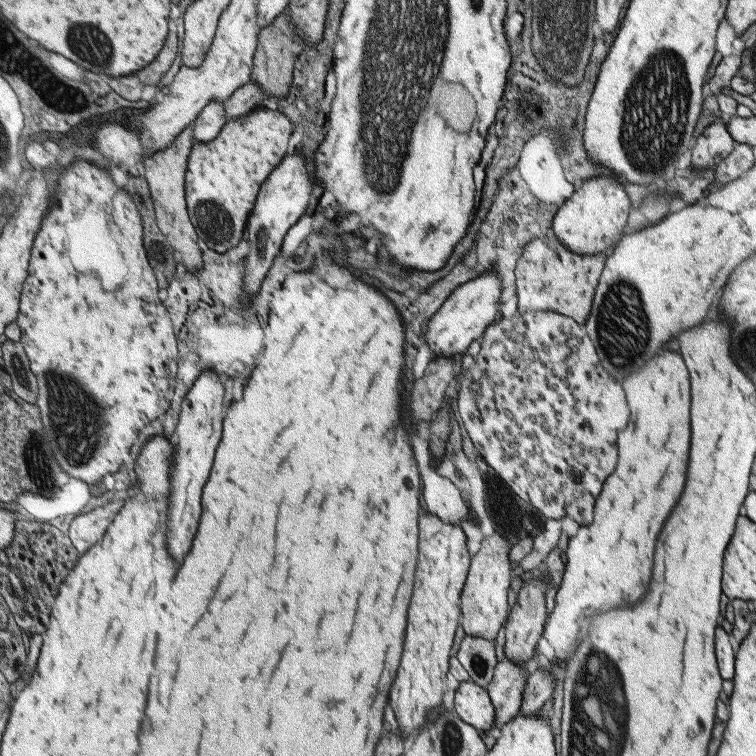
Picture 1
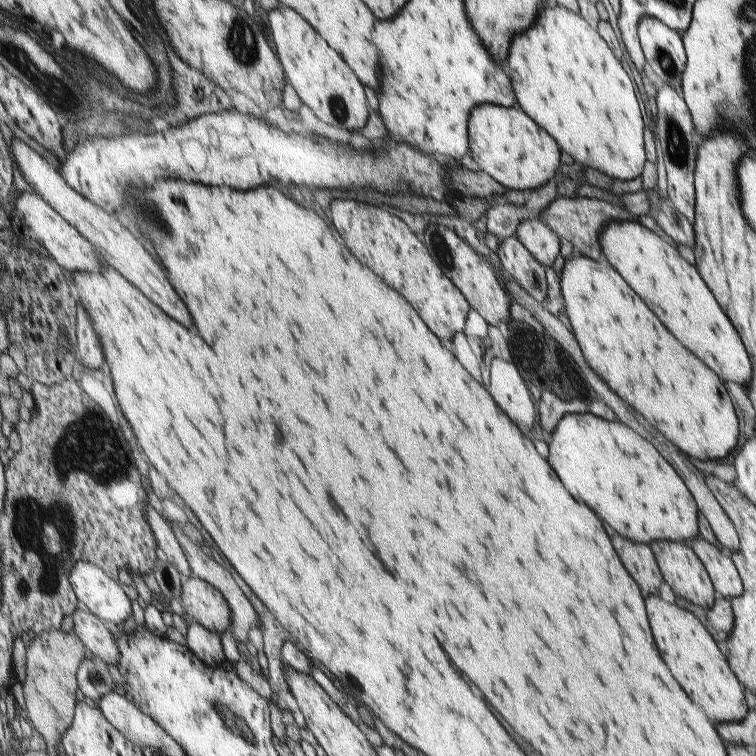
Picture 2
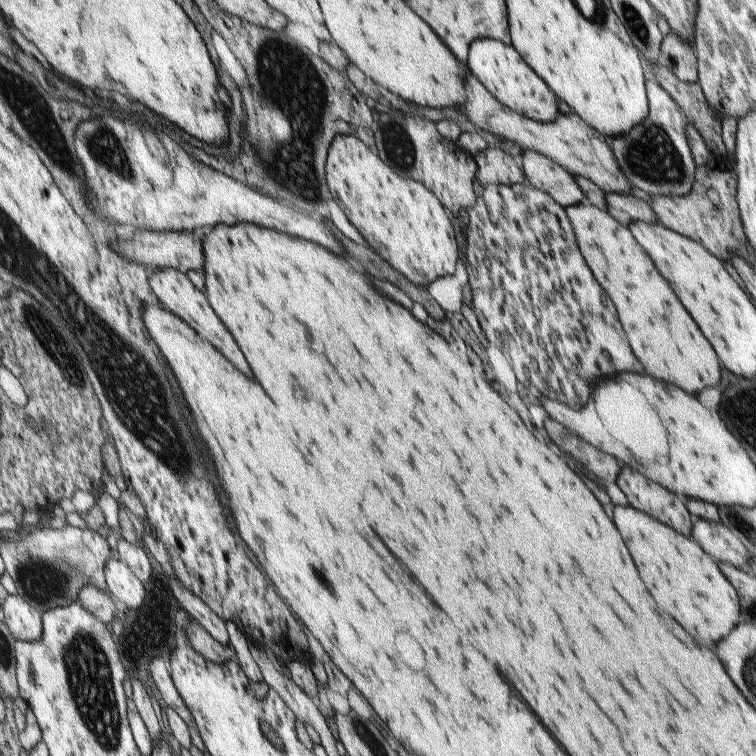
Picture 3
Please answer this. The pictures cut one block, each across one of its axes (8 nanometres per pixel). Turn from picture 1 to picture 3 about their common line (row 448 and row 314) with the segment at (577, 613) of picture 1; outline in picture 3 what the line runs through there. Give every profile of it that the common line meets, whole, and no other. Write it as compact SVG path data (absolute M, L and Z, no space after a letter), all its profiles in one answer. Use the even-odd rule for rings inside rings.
M590 202L577 204L576 207L566 207L565 211L583 259L598 284L604 292L609 293L610 300L613 300L620 322L626 324L626 332L630 332L630 340L634 340L634 352L638 352L638 360L642 360L642 366L646 368L646 372L658 380L664 380L682 388L688 394L698 394L704 388L718 386L722 378L720 374L722 368L720 368L714 347L702 334L700 327L674 294L666 279L658 272L644 248L630 234L631 230L614 220L607 210L599 209Z

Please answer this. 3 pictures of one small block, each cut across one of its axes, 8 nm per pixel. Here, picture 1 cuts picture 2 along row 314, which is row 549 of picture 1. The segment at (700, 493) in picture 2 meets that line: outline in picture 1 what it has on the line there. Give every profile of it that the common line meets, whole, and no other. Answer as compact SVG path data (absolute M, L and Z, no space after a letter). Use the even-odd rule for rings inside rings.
M548 518L542 533L533 537L532 551L519 562L520 568L534 572L540 566L543 566L543 561L548 554L557 548L562 531L561 520Z

